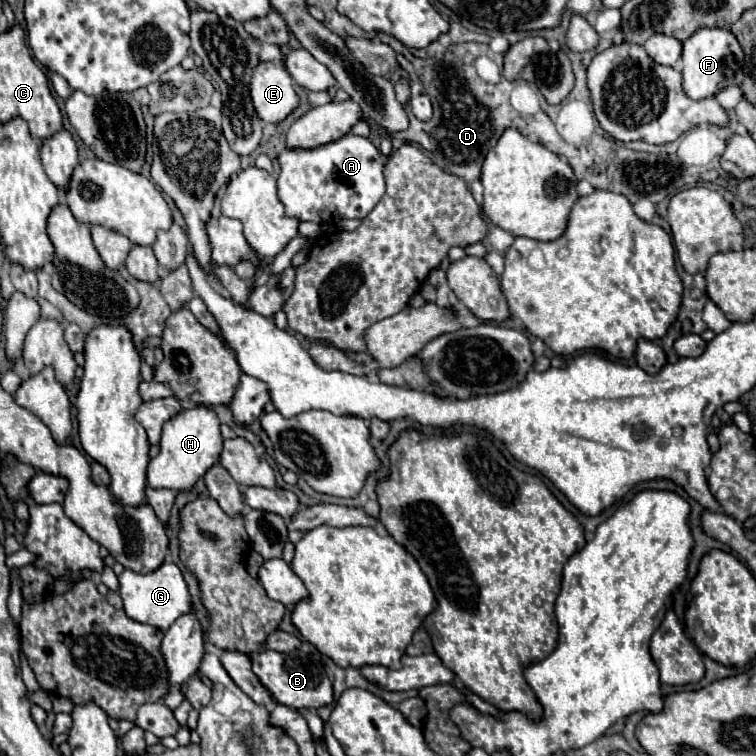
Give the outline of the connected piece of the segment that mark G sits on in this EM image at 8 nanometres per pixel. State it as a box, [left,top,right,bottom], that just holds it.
[118,561,190,631]

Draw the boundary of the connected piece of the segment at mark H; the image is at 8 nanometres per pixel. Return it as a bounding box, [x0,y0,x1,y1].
[148,407,222,491]

